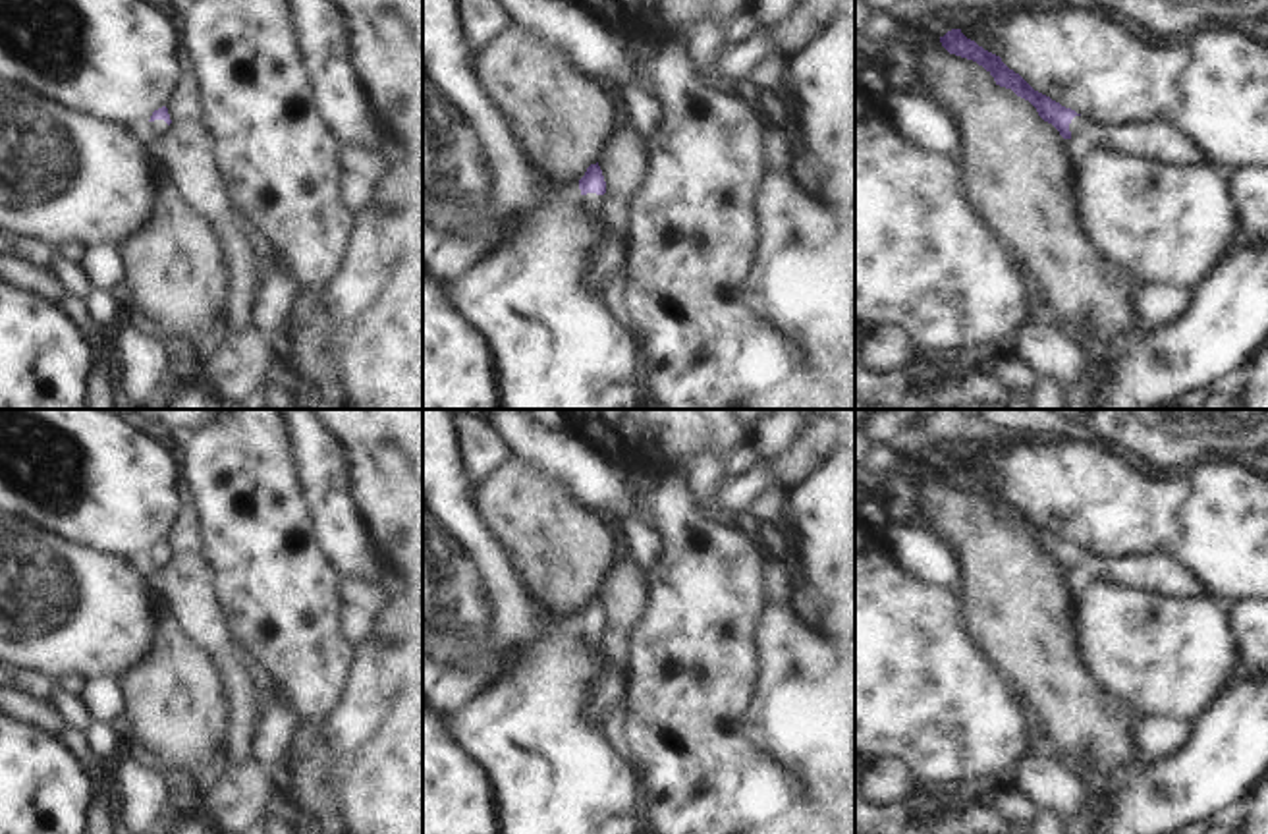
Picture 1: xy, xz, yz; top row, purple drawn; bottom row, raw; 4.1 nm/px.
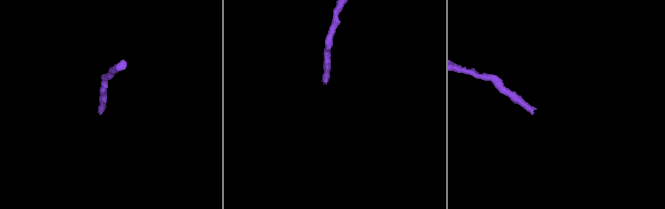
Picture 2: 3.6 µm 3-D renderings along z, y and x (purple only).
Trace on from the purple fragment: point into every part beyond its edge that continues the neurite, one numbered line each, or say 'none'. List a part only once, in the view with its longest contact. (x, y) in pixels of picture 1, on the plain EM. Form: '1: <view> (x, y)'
1: yz (1153, 572)

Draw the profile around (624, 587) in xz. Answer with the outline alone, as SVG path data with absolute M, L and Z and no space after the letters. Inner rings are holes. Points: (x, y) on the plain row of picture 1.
M620 556L602 579L598 598L606 626L633 629L647 602L647 575L625 556Z

